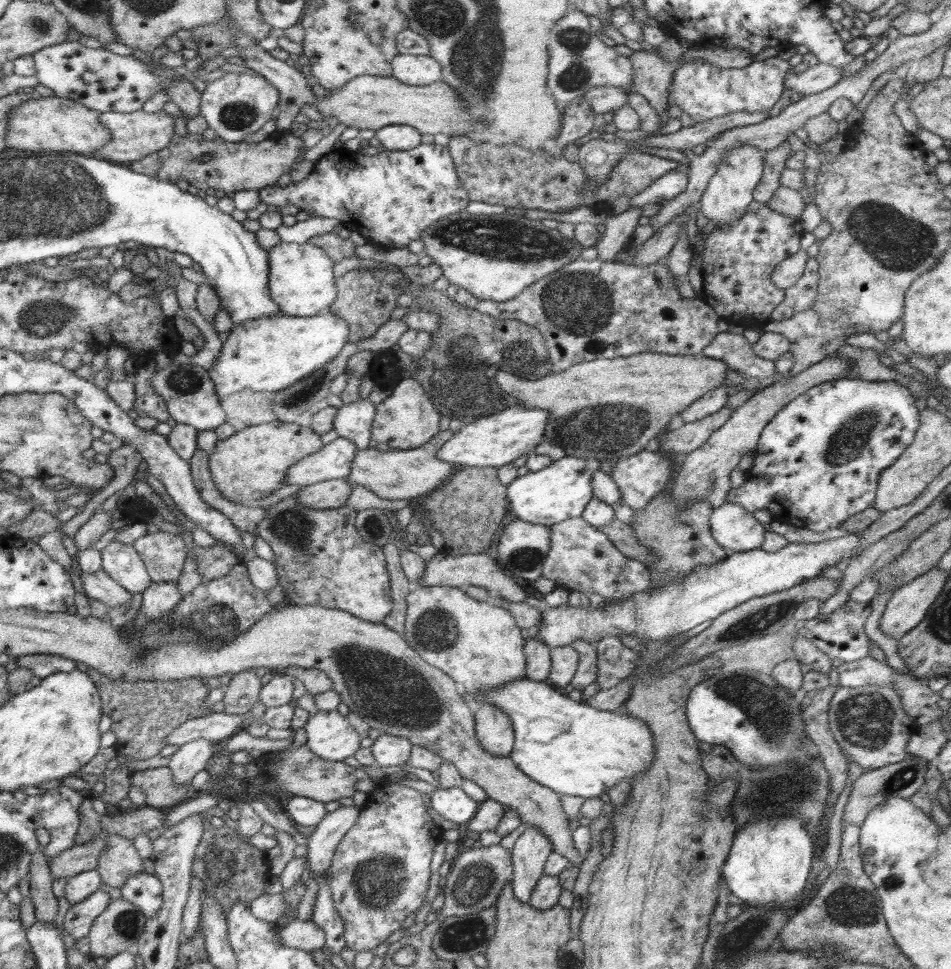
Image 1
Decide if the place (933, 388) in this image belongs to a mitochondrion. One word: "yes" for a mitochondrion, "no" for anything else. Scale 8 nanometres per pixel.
no

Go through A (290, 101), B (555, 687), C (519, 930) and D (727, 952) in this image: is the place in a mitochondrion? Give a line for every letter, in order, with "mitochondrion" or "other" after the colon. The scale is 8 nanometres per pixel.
A: other
B: other
C: other
D: mitochondrion

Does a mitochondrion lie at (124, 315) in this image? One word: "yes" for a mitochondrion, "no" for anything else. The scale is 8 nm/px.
no

